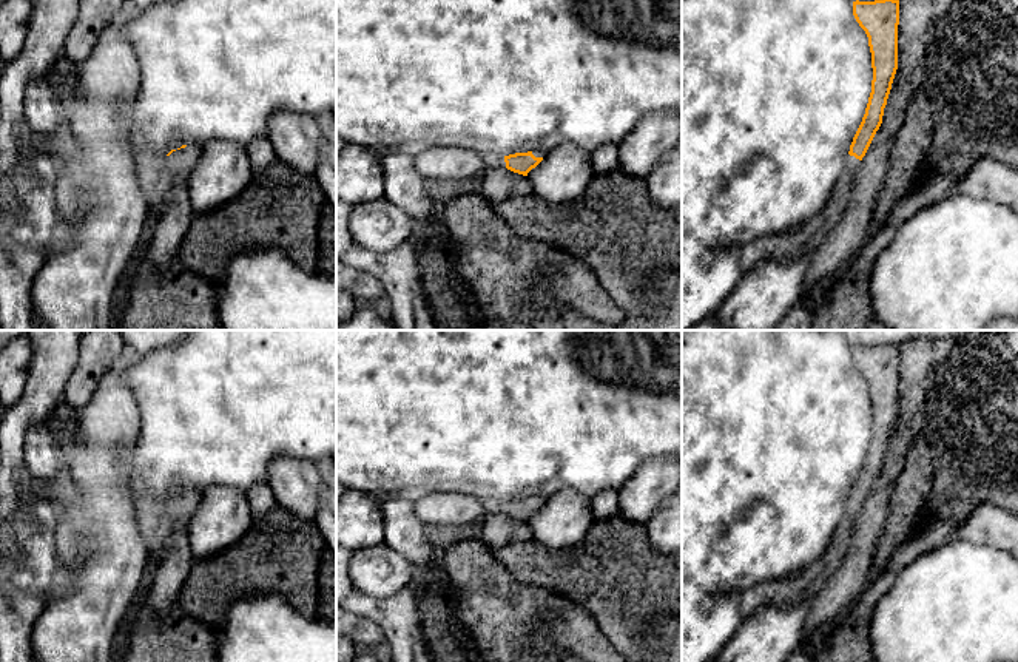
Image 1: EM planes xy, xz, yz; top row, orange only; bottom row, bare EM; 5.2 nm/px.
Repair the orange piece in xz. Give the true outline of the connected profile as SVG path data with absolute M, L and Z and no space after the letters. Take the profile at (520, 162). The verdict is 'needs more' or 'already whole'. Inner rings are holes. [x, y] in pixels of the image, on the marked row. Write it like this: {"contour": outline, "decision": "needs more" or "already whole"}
{"contour": "M528 151L528 153L515 153L509 156L500 156L497 153L484 153L481 159L486 168L507 168L514 173L528 176L528 173L535 168L543 159L543 151Z", "decision": "needs more"}

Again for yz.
{"contour": "M856 0L853 15L868 37L873 80L865 114L850 145L844 170L825 205L814 216L787 231L762 236L743 247L742 275L751 272L764 259L794 261L813 255L844 216L853 177L882 123L898 69L899 0Z", "decision": "needs more"}

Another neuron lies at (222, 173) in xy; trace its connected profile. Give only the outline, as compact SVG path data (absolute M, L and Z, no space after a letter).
M213 140L202 147L188 179L193 213L216 210L238 198L253 181L247 150L230 140Z

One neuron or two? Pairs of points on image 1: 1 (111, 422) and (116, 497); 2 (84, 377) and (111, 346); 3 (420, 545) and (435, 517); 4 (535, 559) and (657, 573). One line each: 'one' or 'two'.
1: one
2: one
3: two
4: one

